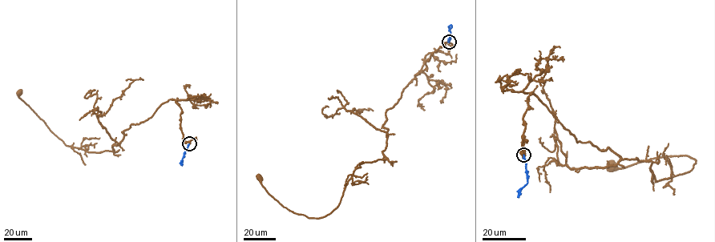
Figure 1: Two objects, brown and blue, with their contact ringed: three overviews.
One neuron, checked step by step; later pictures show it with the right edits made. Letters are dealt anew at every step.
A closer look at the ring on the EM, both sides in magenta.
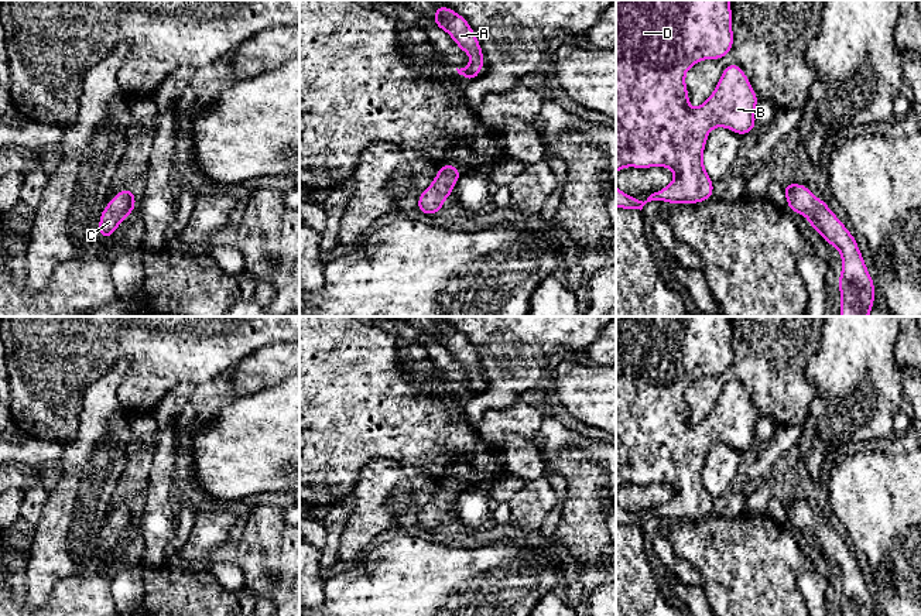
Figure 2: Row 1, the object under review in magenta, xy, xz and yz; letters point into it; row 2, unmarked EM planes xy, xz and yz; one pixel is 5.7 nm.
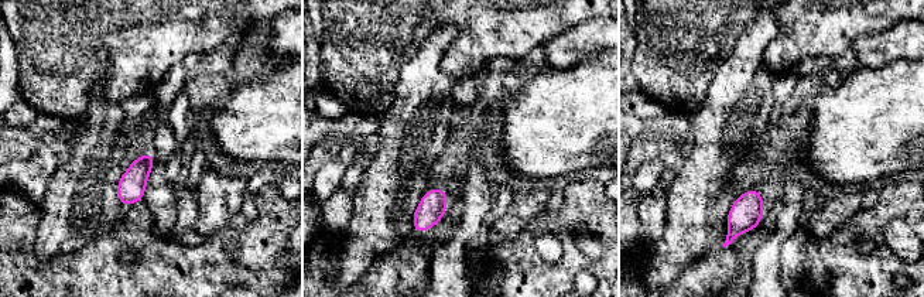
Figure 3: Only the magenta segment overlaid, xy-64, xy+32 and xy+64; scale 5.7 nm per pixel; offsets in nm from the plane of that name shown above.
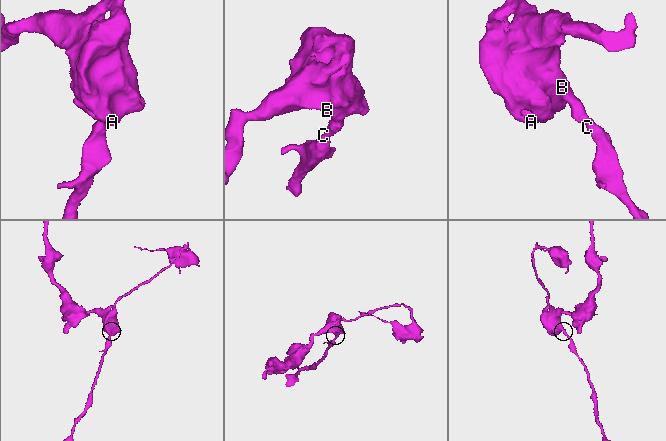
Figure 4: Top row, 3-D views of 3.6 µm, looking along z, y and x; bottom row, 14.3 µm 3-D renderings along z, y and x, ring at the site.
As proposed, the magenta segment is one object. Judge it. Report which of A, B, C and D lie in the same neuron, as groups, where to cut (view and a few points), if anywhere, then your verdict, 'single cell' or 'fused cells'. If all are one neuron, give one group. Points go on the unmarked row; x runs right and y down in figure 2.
A B C D | no cut | single cell

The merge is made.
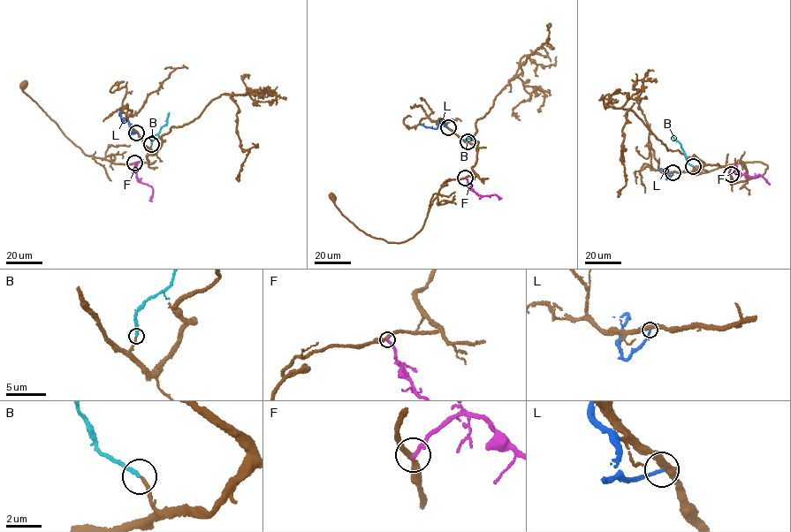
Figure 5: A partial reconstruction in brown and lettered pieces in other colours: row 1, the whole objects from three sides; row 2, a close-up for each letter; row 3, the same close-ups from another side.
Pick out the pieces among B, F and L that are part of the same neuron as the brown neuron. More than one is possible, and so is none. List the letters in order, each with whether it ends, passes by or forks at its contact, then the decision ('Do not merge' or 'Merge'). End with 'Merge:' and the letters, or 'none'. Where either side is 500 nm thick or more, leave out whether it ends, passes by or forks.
B: It ends there. Merge
F: It ends there. Do not merge
L: It ends there. Do not merge
Merge: B

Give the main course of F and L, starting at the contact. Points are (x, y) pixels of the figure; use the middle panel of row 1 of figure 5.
F: (466, 178), (475, 193), (482, 196), (494, 194), (498, 199)
L: (447, 127), (442, 121), (436, 128), (422, 125)

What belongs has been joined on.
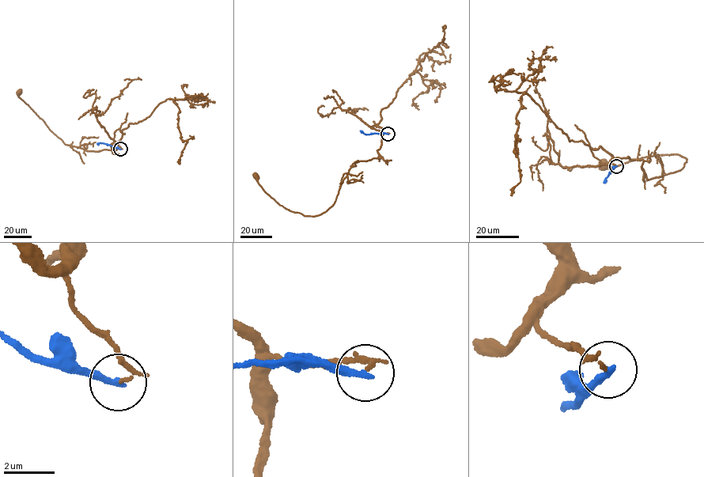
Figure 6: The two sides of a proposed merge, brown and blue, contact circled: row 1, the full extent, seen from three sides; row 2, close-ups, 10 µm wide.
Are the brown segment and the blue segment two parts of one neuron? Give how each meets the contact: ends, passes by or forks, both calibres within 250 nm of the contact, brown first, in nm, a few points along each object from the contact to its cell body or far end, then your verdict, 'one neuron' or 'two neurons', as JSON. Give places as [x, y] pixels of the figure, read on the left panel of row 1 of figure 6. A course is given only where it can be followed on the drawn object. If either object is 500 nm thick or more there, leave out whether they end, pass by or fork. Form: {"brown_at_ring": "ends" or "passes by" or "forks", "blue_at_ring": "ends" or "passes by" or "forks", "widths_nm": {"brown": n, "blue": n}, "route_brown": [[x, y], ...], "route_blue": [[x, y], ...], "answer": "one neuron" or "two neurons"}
{"brown_at_ring": "ends", "blue_at_ring": "ends", "widths_nm": {"brown": 130, "blue": 280}, "route_brown": [[121, 149], [118, 142], [112, 149], [96, 151], [85, 149], [85, 144], [83, 149], [67, 145], [19, 92]], "route_blue": [[121, 149], [96, 143]], "answer": "two neurons"}

